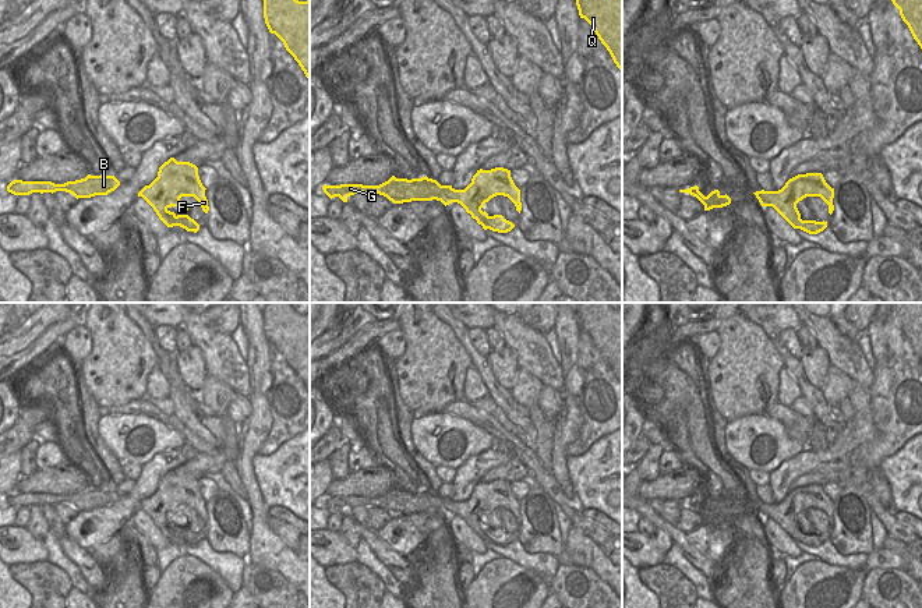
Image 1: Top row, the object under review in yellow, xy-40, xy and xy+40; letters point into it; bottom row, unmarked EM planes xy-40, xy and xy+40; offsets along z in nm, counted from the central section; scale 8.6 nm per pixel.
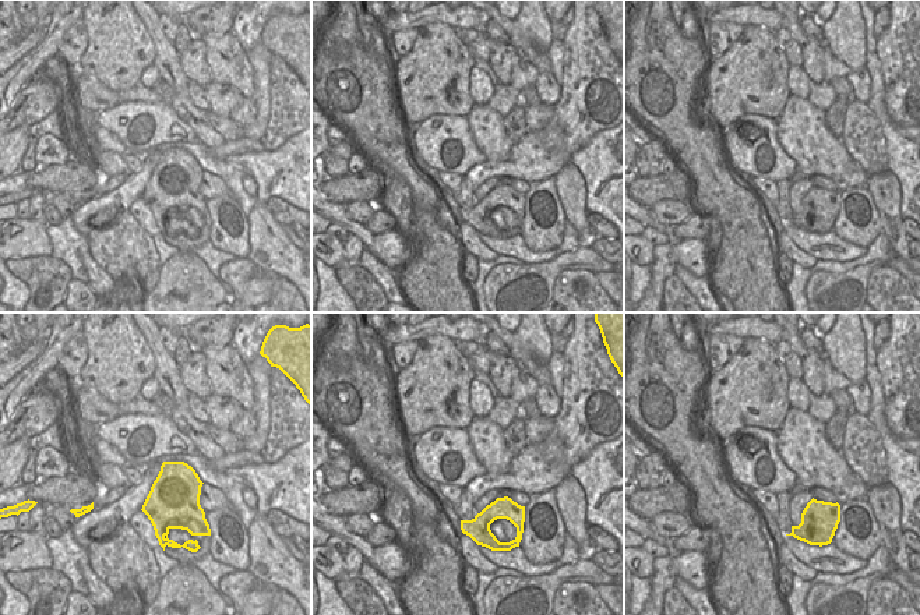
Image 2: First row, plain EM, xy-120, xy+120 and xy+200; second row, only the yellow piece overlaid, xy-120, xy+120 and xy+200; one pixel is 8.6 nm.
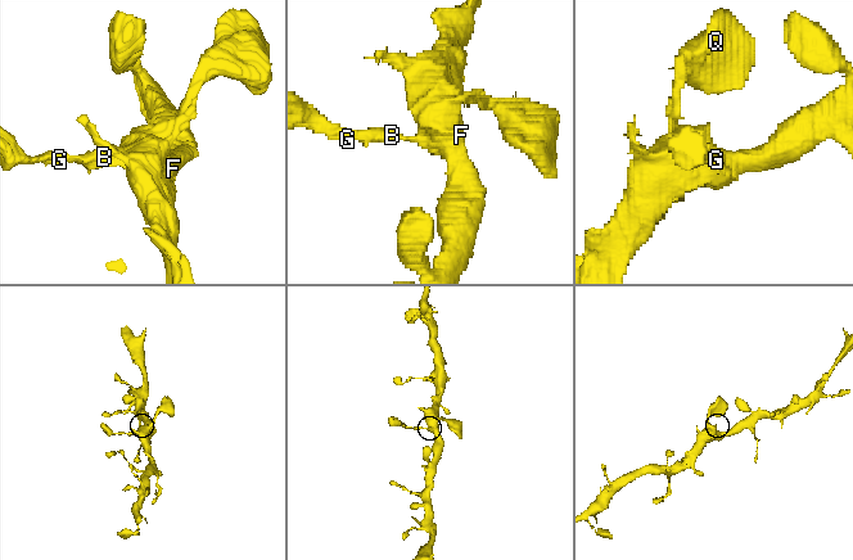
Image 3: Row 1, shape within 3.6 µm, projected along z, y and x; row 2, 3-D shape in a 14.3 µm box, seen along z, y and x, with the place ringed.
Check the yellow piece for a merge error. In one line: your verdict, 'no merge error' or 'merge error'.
no merge error

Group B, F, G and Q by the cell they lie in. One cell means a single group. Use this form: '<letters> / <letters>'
B F G Q

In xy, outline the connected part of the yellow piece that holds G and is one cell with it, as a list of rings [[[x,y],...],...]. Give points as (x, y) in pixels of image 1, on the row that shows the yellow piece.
[[[504,167],[477,170],[471,183],[464,190],[455,190],[452,185],[441,185],[437,180],[428,178],[427,176],[411,180],[392,176],[379,185],[325,184],[322,190],[331,199],[339,197],[343,202],[347,202],[347,198],[357,192],[365,195],[377,192],[386,197],[393,204],[437,199],[446,206],[452,202],[458,202],[484,230],[490,229],[498,233],[508,233],[515,225],[502,215],[490,216],[485,211],[483,212],[481,209],[485,202],[497,195],[504,195],[515,204],[519,213],[522,211],[520,190],[515,185],[511,170]]]

